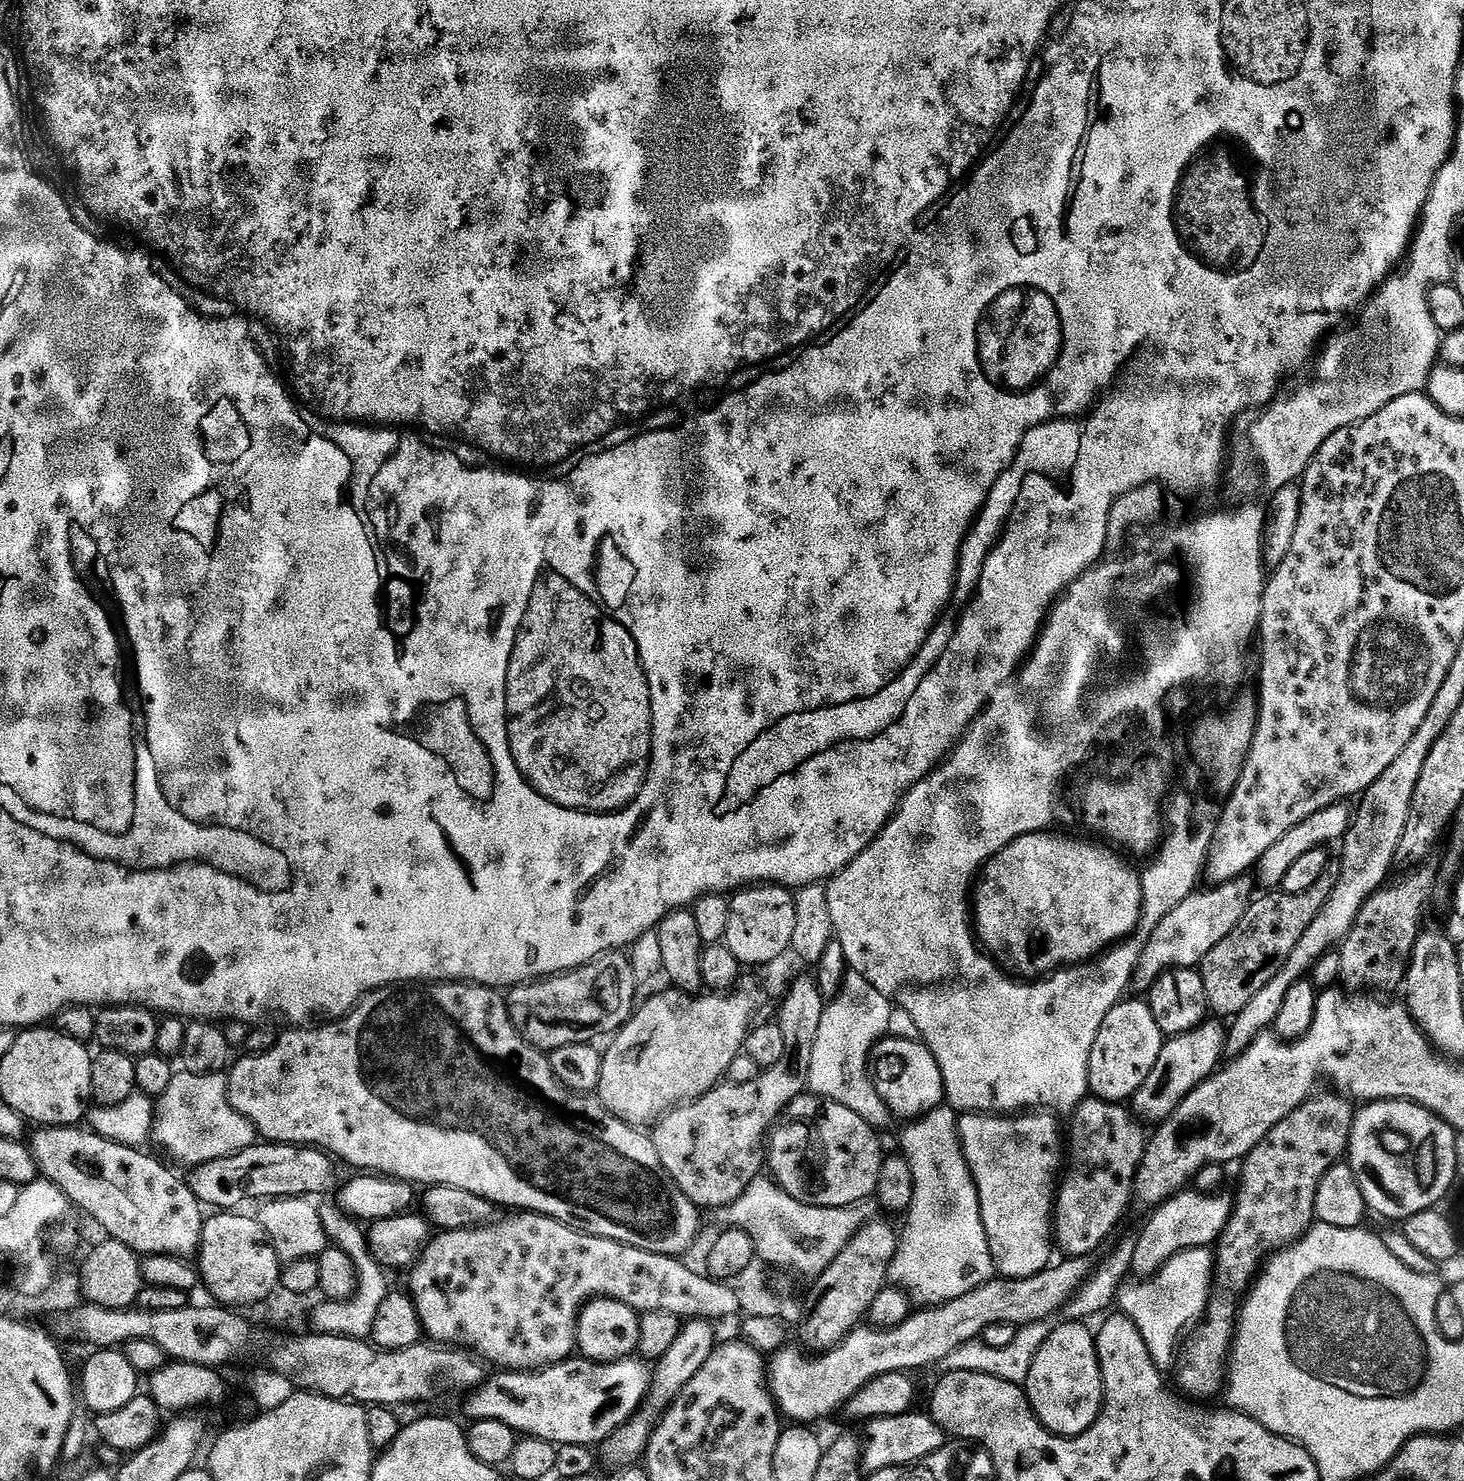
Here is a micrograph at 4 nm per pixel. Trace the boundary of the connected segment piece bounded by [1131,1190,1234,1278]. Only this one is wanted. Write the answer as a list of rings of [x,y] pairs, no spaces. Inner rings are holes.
[[[1181,1190],[1163,1201],[1148,1225],[1135,1237],[1136,1249],[1131,1271],[1145,1278],[1151,1278],[1172,1256],[1186,1252],[1190,1248],[1208,1248],[1215,1245],[1228,1220],[1232,1216],[1234,1200],[1229,1196],[1211,1196],[1208,1192],[1188,1192]]]

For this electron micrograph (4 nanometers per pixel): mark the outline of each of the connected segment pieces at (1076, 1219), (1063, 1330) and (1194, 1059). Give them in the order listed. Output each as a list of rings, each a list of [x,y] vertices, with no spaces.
[[[1085,1098],[1072,1118],[1072,1153],[1066,1156],[1068,1173],[1063,1173],[1055,1193],[1054,1240],[1065,1257],[1088,1258],[1103,1246],[1104,1239],[1127,1214],[1128,1203],[1133,1203],[1136,1175],[1149,1137],[1146,1132],[1144,1136],[1137,1113],[1120,1102]]]
[[[1084,1322],[1057,1323],[1053,1331],[1046,1338],[1046,1342],[1038,1350],[1034,1362],[1030,1366],[1030,1374],[1022,1385],[1032,1411],[1040,1419],[1040,1424],[1053,1436],[1081,1436],[1089,1426],[1100,1416],[1100,1409],[1104,1407],[1106,1395],[1106,1381],[1100,1369],[1100,1359],[1096,1353],[1096,1337],[1093,1329],[1088,1329]]]
[[[1205,1019],[1189,1032],[1165,1039],[1164,1049],[1162,1054],[1158,1054],[1154,1070],[1150,1070],[1146,1082],[1134,1097],[1135,1111],[1141,1117],[1149,1116],[1155,1122],[1163,1122],[1201,1082],[1221,1067],[1225,1059],[1228,1028],[1220,1025],[1219,1019],[1216,1020]]]

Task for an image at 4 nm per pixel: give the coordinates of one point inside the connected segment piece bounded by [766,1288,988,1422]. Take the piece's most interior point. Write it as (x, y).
(805, 1388)

